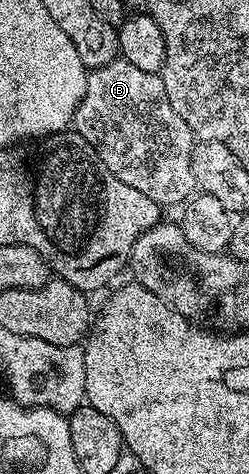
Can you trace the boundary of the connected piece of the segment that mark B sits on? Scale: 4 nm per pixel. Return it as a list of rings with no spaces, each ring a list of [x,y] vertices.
[[[122,59],[90,70],[85,95],[75,112],[73,129],[93,147],[93,151],[97,151],[101,163],[105,163],[105,167],[109,167],[109,171],[113,171],[121,183],[129,183],[129,187],[141,191],[141,195],[149,195],[149,199],[161,207],[182,206],[196,192],[191,152],[197,138],[185,119],[181,119],[181,115],[169,107],[169,95],[165,95],[165,83],[160,74],[141,71],[133,67],[133,63]]]

